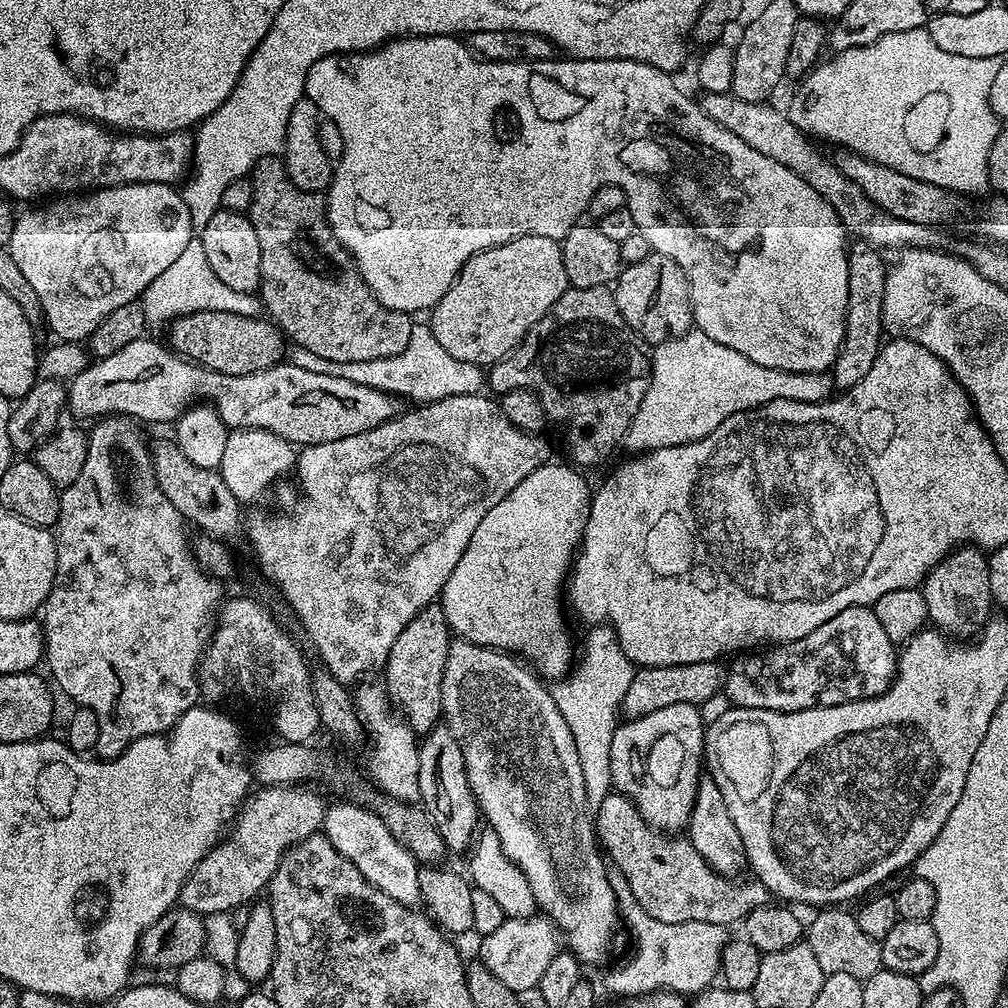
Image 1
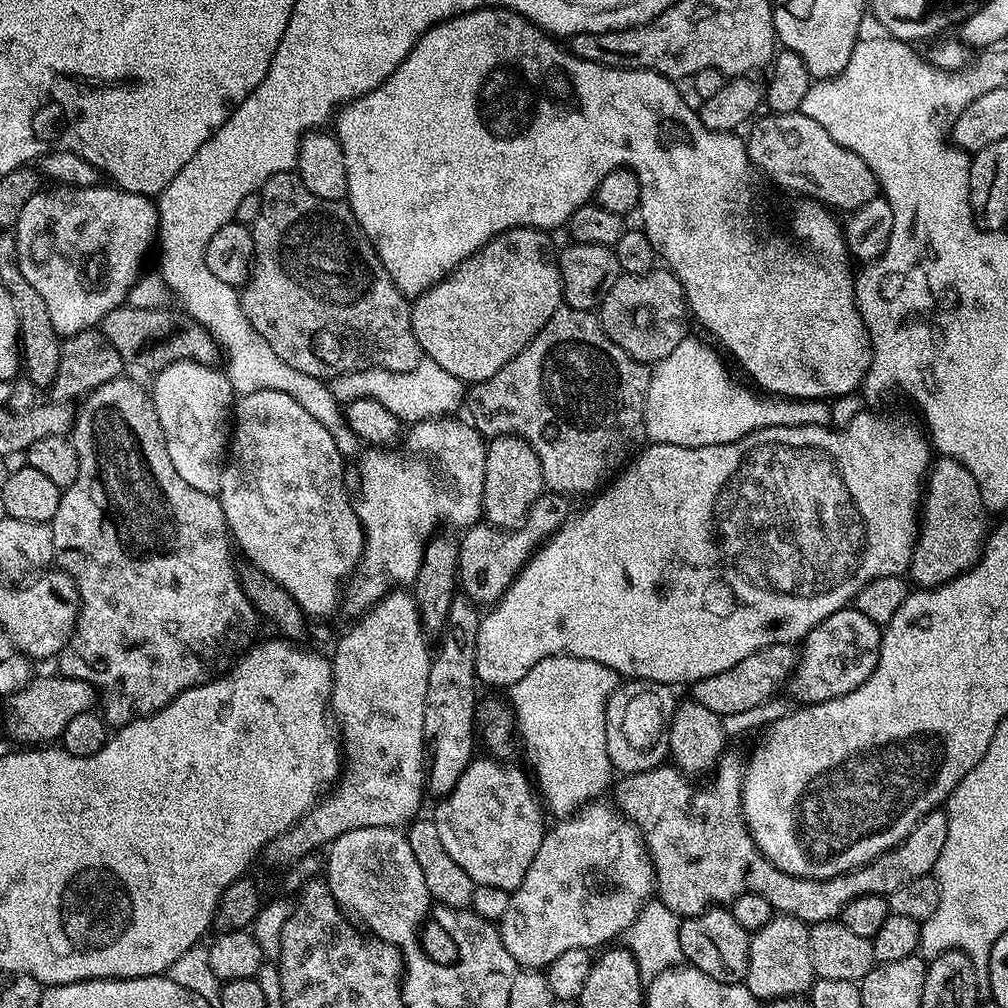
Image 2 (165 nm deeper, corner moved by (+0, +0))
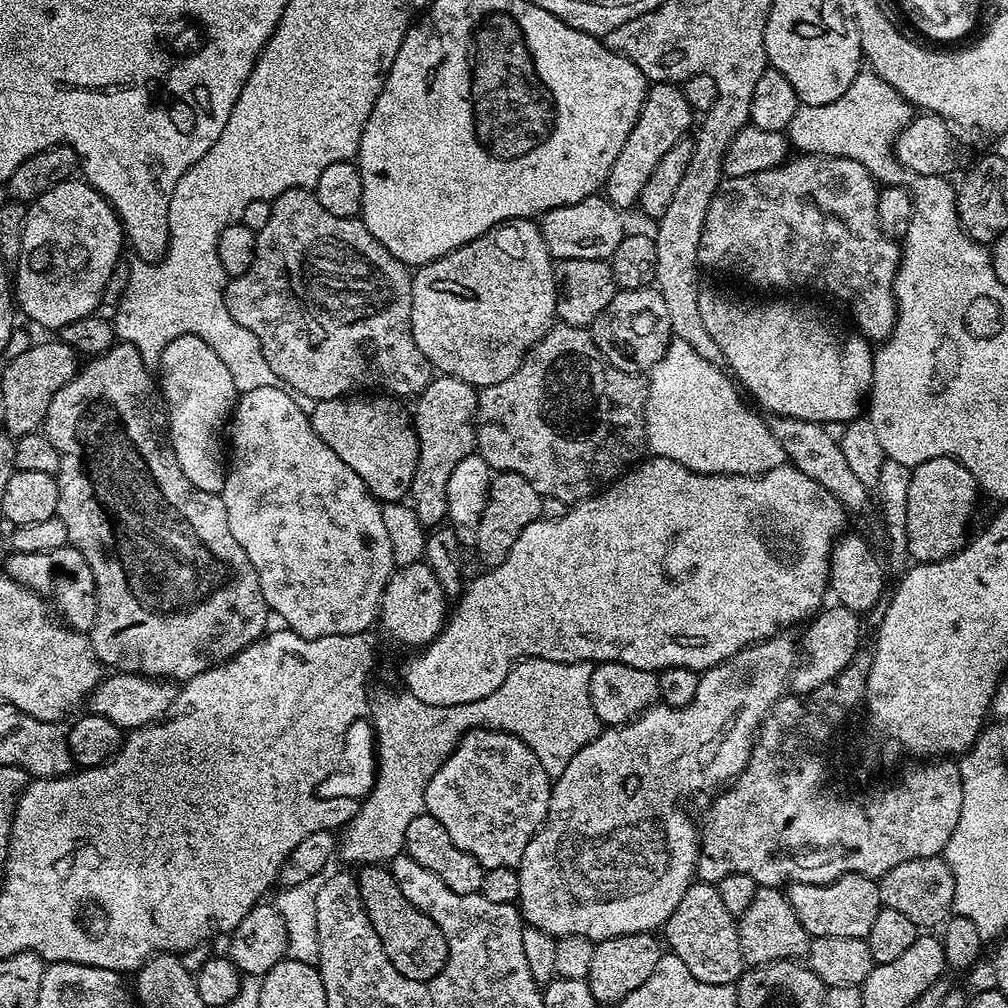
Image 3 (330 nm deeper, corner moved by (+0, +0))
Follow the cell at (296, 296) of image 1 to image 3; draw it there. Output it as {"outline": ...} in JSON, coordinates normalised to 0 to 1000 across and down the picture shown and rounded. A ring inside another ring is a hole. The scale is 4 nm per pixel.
{"outline":[[[285,187],[284,189],[270,199],[268,217],[260,228],[254,231],[254,251],[252,260],[244,272],[229,275],[222,284],[222,299],[224,308],[236,319],[236,323],[244,323],[252,335],[260,343],[260,351],[264,359],[268,359],[268,367],[276,371],[279,382],[285,383],[291,390],[299,389],[304,391],[304,395],[313,397],[336,397],[346,391],[353,391],[356,385],[369,385],[365,387],[376,387],[381,391],[388,391],[393,395],[406,393],[412,395],[417,392],[417,388],[431,375],[431,366],[427,358],[415,347],[411,339],[409,330],[409,320],[407,312],[409,311],[409,275],[406,263],[400,262],[383,244],[379,244],[367,232],[367,228],[357,216],[335,216],[335,212],[327,212],[327,208],[319,205],[319,200],[315,200],[313,189],[304,187]]]}

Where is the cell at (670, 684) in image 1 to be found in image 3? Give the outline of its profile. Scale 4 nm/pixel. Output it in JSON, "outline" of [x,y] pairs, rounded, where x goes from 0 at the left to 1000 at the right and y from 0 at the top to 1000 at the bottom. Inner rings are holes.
{"outline":[[[826,601],[811,606],[805,612],[796,635],[796,654],[786,664],[784,683],[787,688],[806,687],[812,681],[823,677],[836,664],[848,656],[853,643],[853,615],[850,608],[841,603]]]}

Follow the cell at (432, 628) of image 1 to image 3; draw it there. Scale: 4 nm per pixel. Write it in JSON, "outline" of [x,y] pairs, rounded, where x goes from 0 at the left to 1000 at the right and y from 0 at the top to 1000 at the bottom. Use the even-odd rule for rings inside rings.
{"outline":[[[434,372],[417,392],[412,394],[411,424],[417,439],[415,458],[407,485],[407,501],[422,522],[441,519],[444,510],[446,470],[458,454],[473,447],[472,394],[473,386],[449,373]]]}

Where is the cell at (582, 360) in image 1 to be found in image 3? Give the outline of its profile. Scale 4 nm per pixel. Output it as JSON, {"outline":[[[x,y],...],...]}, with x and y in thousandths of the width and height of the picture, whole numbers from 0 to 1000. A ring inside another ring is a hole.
{"outline":[[[553,320],[521,351],[514,367],[510,367],[510,371],[506,371],[506,375],[501,375],[499,379],[494,379],[485,385],[475,386],[472,394],[472,442],[475,451],[482,456],[489,469],[518,470],[518,474],[522,474],[522,478],[526,478],[526,482],[530,482],[530,486],[534,486],[537,493],[549,492],[550,495],[557,496],[560,502],[570,502],[575,497],[591,491],[608,476],[614,476],[640,451],[639,404],[642,398],[643,378],[638,372],[621,370],[607,363],[595,350],[583,325]]]}

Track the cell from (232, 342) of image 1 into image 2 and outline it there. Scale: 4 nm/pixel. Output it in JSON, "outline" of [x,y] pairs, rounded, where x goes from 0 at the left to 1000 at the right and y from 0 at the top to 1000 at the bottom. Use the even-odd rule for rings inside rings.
{"outline":[[[120,304],[109,308],[105,315],[101,315],[97,328],[104,333],[117,347],[124,362],[144,365],[148,371],[154,371],[173,359],[191,357],[201,361],[213,362],[214,356],[219,356],[220,350],[214,336],[200,324],[195,317],[182,309],[170,310],[167,304],[158,306],[129,306]]]}

